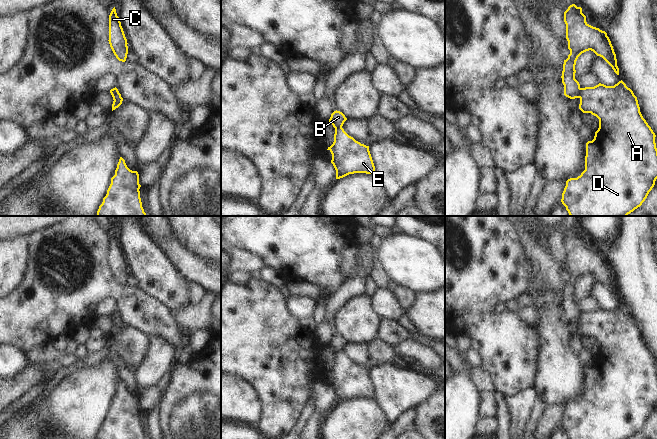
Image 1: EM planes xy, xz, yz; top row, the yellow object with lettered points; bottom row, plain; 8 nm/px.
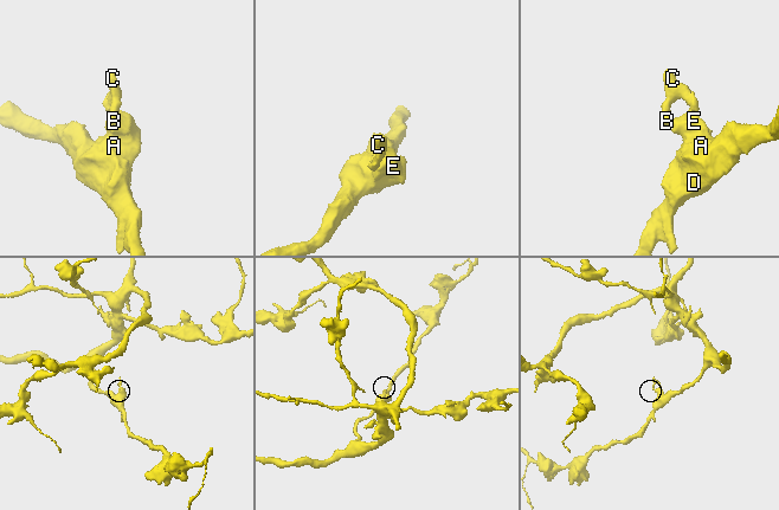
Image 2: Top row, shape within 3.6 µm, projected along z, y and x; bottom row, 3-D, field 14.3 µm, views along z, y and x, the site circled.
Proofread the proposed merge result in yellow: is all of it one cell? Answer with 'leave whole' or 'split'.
split

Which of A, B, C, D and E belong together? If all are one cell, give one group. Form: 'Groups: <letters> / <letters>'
Groups: A D E / B C

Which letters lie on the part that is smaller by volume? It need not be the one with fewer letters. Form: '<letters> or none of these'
B, C

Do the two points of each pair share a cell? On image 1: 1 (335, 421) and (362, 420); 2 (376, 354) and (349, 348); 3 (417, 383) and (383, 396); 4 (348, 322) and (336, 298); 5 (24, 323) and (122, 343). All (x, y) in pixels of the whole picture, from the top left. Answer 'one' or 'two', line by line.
1: one
2: one
3: one
4: two
5: two

